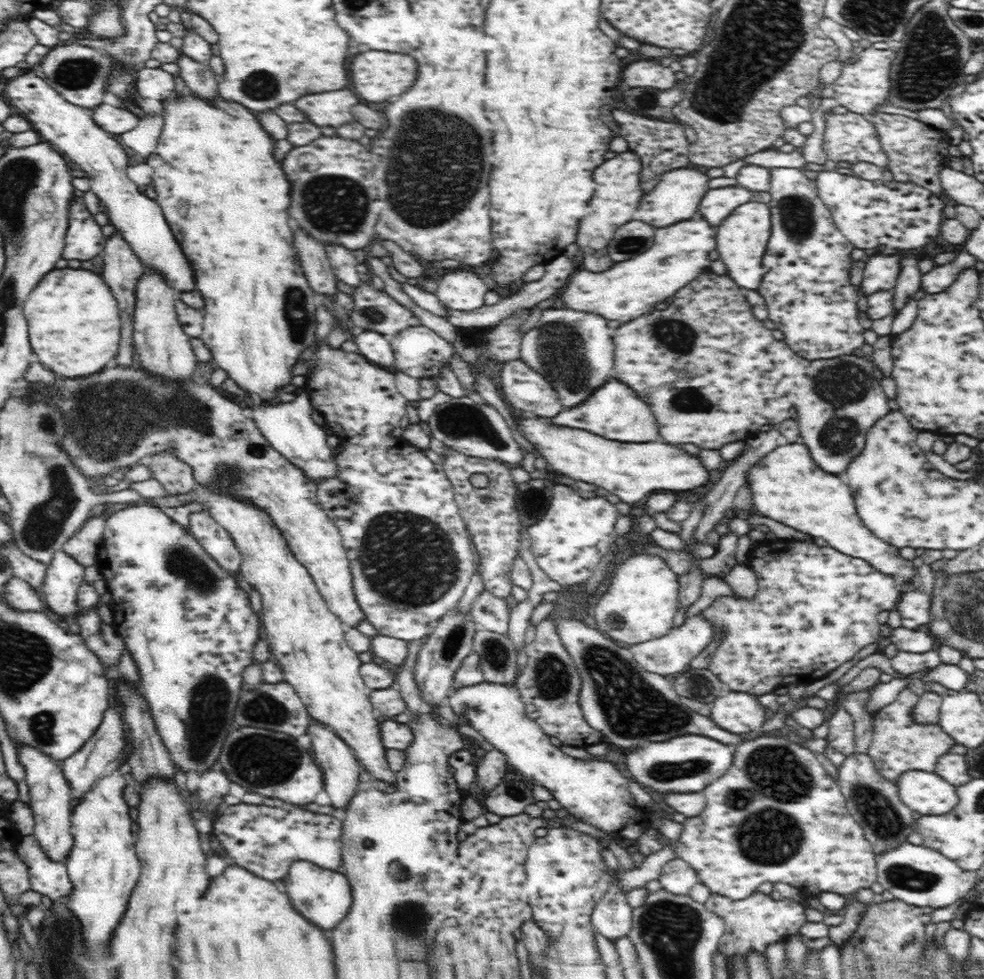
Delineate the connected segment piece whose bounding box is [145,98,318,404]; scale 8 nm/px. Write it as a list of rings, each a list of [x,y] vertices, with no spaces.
[[[192,98],[192,100],[174,100],[174,102],[166,102],[164,108],[166,114],[166,126],[162,130],[158,148],[150,154],[148,164],[156,170],[152,176],[152,184],[158,192],[156,202],[162,206],[164,218],[168,220],[168,226],[172,228],[172,234],[176,236],[176,242],[180,244],[184,256],[188,256],[192,272],[196,276],[196,288],[200,290],[202,298],[204,298],[204,329],[199,337],[204,346],[210,351],[212,360],[216,362],[216,366],[220,366],[226,372],[228,378],[232,378],[240,390],[250,392],[248,396],[258,396],[260,401],[264,400],[264,404],[276,404],[278,392],[292,384],[294,380],[294,366],[300,360],[300,352],[304,352],[304,348],[312,348],[314,340],[316,340],[316,330],[318,330],[318,322],[316,322],[316,298],[312,288],[308,288],[308,280],[304,280],[304,270],[300,268],[300,260],[298,260],[298,252],[294,248],[292,242],[292,232],[288,224],[288,206],[290,206],[290,186],[288,180],[284,178],[282,170],[278,168],[278,164],[272,158],[272,142],[270,136],[260,128],[260,124],[256,122],[256,118],[250,114],[250,109],[242,108],[240,103],[228,102],[224,100],[216,100],[216,102],[202,102],[201,98]]]

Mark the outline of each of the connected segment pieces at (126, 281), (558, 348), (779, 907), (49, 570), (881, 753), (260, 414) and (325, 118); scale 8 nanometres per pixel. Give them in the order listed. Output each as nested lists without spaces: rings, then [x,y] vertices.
[[[115,230],[105,242],[105,249],[101,254],[104,254],[104,280],[106,284],[112,288],[118,304],[120,304],[120,316],[122,316],[122,342],[124,346],[118,352],[118,364],[132,364],[134,362],[134,352],[132,352],[132,330],[134,330],[134,311],[136,304],[135,286],[139,276],[146,270],[144,263],[141,262],[140,257],[129,246],[128,241],[120,235],[120,231]]]
[[[557,304],[543,310],[535,329],[527,332],[521,341],[521,361],[536,372],[542,373],[544,378],[553,384],[557,395],[560,396],[560,403],[566,408],[582,403],[614,375],[615,344],[608,321],[600,313],[574,310]]]
[[[759,891],[740,900],[713,893],[705,905],[726,921],[726,930],[724,930],[719,951],[729,959],[744,957],[752,952],[763,954],[768,944],[781,943],[788,936],[798,935],[807,921],[804,907],[798,902],[786,898],[776,901],[770,895]]]
[[[58,551],[47,564],[41,593],[50,609],[58,614],[81,612],[77,602],[80,584],[84,581],[85,567],[74,560],[68,553]]]
[[[906,688],[900,693],[896,702],[888,704],[878,711],[876,732],[874,732],[874,738],[870,742],[867,753],[872,757],[872,761],[882,776],[894,783],[906,771],[932,772],[935,770],[938,757],[946,754],[950,750],[950,746],[955,744],[952,737],[948,736],[948,733],[944,732],[938,723],[922,726],[912,720],[911,712],[919,700],[920,696]]]
[[[304,390],[292,404],[260,406],[254,412],[253,419],[272,448],[280,452],[296,469],[303,470],[308,480],[318,484],[320,480],[328,480],[328,476],[336,476],[336,451],[328,444],[328,434],[324,427],[312,418],[312,410],[312,402]]]
[[[342,88],[334,92],[318,92],[312,96],[302,96],[295,100],[293,105],[308,116],[308,121],[320,128],[340,128],[342,124],[354,122],[352,106],[358,104],[358,98],[352,90]]]

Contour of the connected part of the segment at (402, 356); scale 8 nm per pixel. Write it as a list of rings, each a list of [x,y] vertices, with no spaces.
[[[424,325],[410,326],[398,332],[398,334],[388,337],[388,339],[395,357],[394,370],[403,372],[418,380],[422,377],[436,379],[441,369],[446,364],[450,364],[452,355],[455,352],[454,344],[448,343],[434,332],[434,330]]]

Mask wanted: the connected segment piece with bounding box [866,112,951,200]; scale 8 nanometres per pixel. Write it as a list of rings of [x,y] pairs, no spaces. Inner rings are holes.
[[[874,112],[866,115],[866,118],[875,125],[881,147],[888,155],[887,168],[892,172],[892,176],[904,184],[909,182],[927,188],[940,199],[946,200],[940,174],[951,158],[948,149],[951,144],[947,133],[900,114]]]

